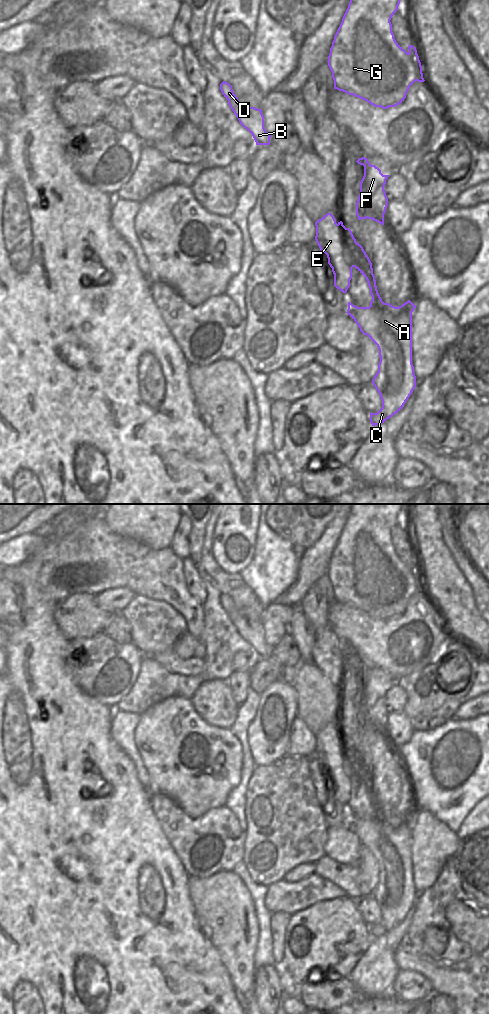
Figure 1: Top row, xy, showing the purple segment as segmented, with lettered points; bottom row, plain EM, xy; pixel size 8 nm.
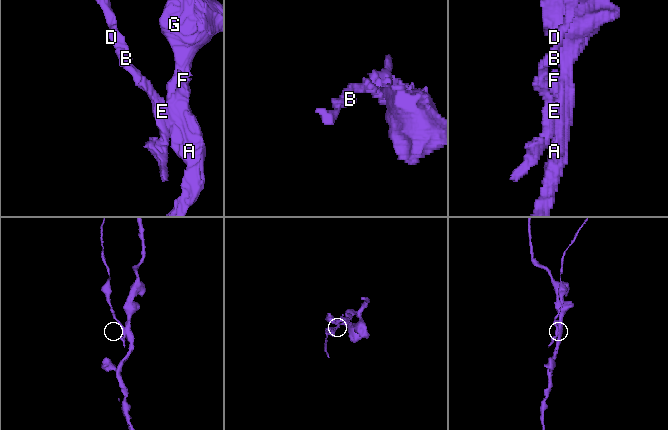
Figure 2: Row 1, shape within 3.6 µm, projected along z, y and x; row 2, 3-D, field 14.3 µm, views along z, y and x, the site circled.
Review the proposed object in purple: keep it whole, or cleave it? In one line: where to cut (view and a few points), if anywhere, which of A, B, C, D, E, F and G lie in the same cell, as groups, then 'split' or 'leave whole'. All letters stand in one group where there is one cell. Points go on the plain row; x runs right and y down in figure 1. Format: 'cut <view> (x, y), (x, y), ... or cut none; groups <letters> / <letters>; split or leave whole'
cut xy (344, 738), (340, 742), (341, 761), (334, 772); groups A C F G / B D E; split

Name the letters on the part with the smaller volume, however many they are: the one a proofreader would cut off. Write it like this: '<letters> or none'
B, D, E

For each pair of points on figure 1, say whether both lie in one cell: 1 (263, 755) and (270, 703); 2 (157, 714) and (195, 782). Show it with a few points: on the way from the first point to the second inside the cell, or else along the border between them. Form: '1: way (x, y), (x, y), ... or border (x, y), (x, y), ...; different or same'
1: way (268, 742), (270, 716); same
2: way (170, 733), (173, 740), (173, 767), (176, 770); same

